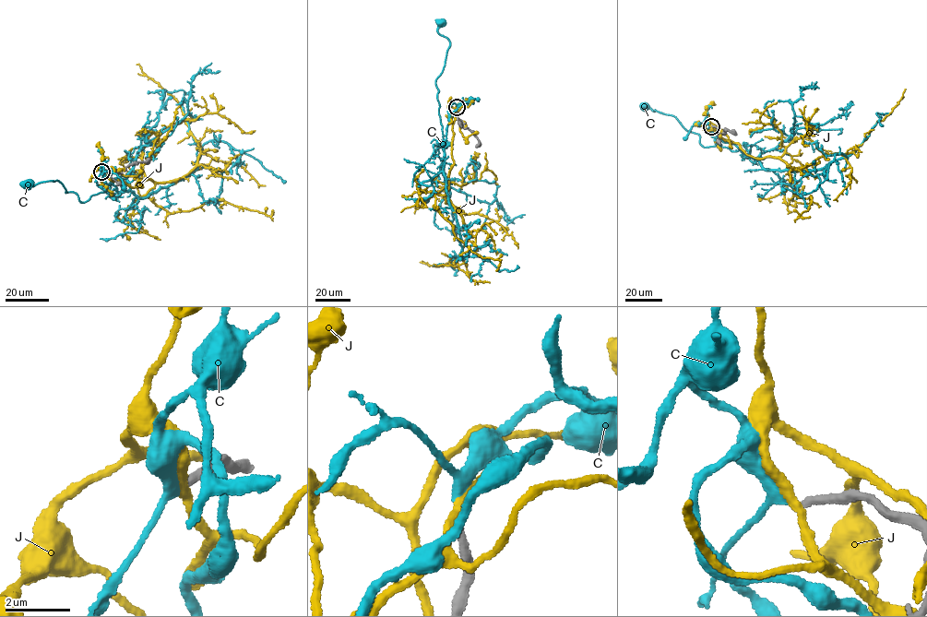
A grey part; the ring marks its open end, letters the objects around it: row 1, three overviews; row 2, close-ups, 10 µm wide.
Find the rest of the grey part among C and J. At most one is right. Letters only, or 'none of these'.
C

